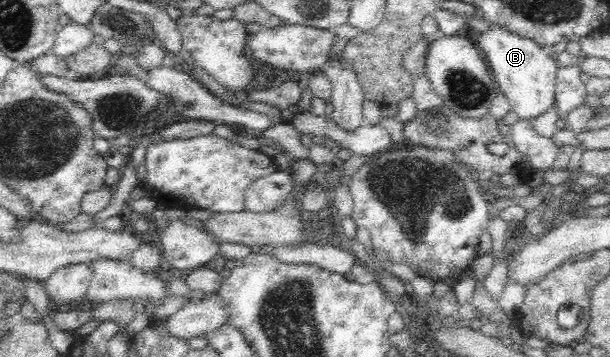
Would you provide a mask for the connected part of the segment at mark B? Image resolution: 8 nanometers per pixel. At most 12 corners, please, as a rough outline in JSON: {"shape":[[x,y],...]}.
{"shape":[[493,23],[471,35],[518,120],[551,105],[557,60]]}

